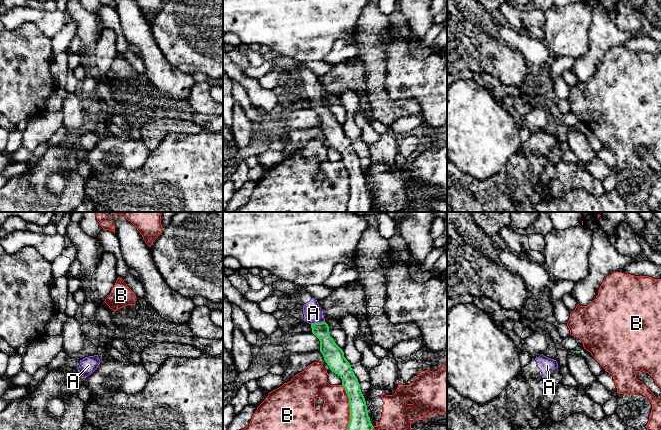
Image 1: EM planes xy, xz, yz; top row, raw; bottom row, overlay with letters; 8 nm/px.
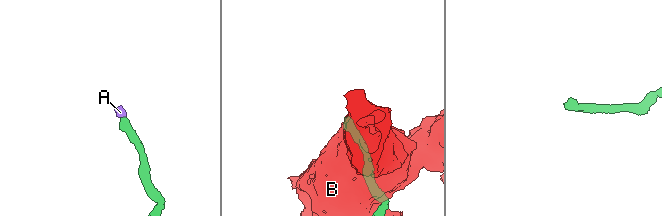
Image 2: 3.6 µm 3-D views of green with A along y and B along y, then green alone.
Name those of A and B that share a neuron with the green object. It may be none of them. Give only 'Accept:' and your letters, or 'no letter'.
Accept: A

